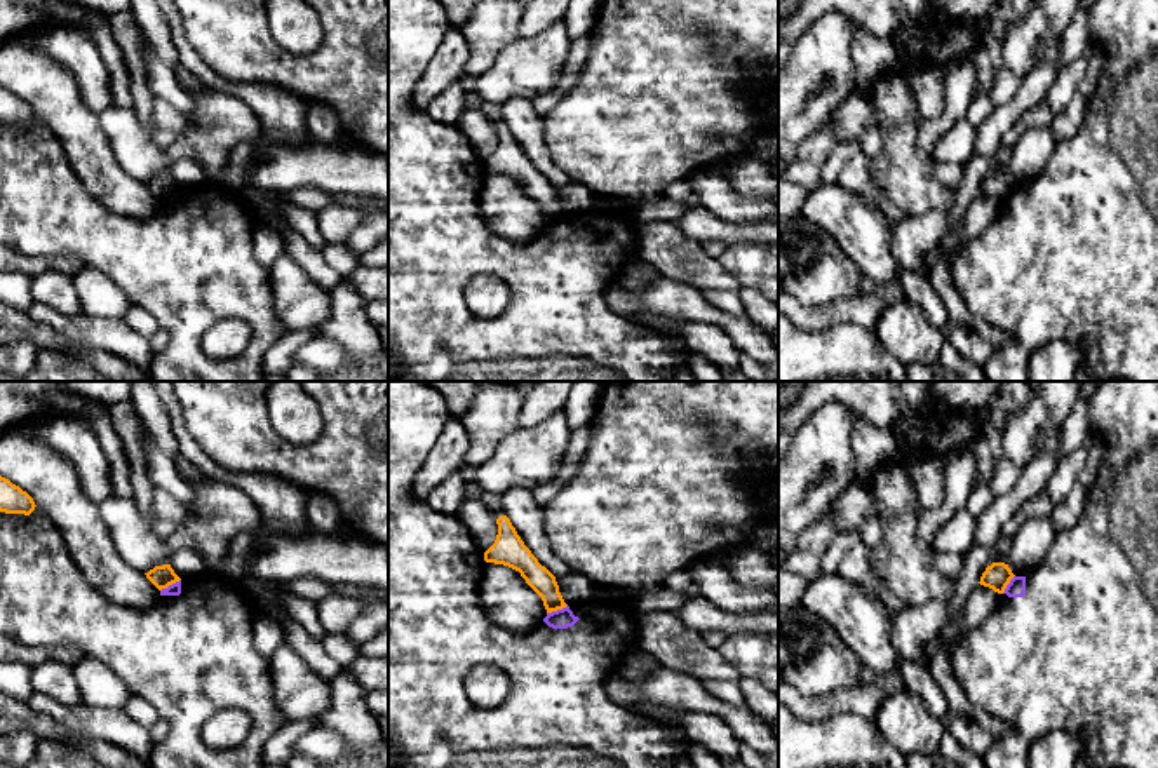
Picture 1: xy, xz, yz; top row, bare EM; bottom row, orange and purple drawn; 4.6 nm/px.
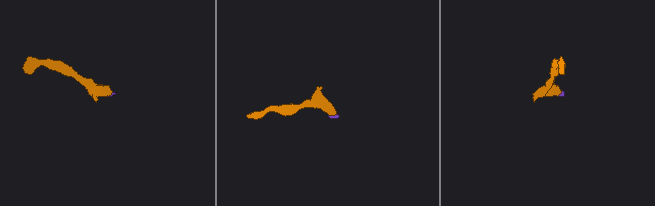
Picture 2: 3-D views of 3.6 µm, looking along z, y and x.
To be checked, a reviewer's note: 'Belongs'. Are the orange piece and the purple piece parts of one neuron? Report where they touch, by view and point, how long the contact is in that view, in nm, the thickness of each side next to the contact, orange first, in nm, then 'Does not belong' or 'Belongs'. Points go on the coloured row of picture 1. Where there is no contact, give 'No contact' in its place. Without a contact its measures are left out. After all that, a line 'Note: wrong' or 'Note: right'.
Touches orange at xy (169, 584). Shared border 110 nm. Thickness 100 nm (orange) against 60 nm. Does not belong
Note: wrong

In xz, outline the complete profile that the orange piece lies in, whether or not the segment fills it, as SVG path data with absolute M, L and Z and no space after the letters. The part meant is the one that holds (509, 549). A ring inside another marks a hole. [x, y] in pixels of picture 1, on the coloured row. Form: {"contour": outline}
{"contour": "M484 493L484 505L496 514L498 535L495 543L484 552L486 563L503 564L521 573L526 583L542 597L547 613L566 608L555 576L538 563L524 545L510 519L503 512L502 496Z"}

